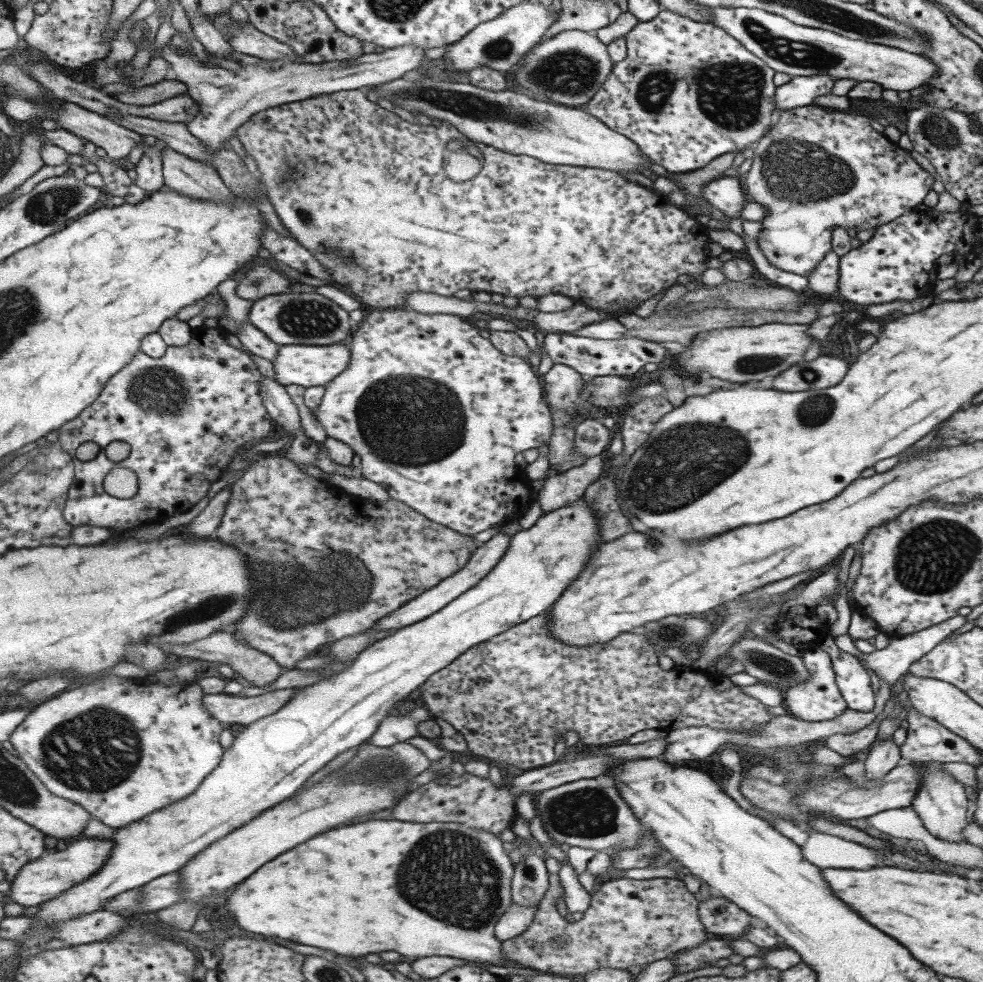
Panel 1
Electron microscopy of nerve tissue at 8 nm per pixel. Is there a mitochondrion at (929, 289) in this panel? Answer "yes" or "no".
no

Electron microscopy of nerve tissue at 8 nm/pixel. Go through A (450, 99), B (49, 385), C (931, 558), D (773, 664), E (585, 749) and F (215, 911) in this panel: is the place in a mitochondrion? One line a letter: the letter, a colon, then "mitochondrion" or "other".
A: mitochondrion
B: other
C: mitochondrion
D: mitochondrion
E: other
F: other

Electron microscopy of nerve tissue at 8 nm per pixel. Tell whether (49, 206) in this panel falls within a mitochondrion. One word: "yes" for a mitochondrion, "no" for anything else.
yes

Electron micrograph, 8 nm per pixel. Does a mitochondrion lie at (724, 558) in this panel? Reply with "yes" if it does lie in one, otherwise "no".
no

